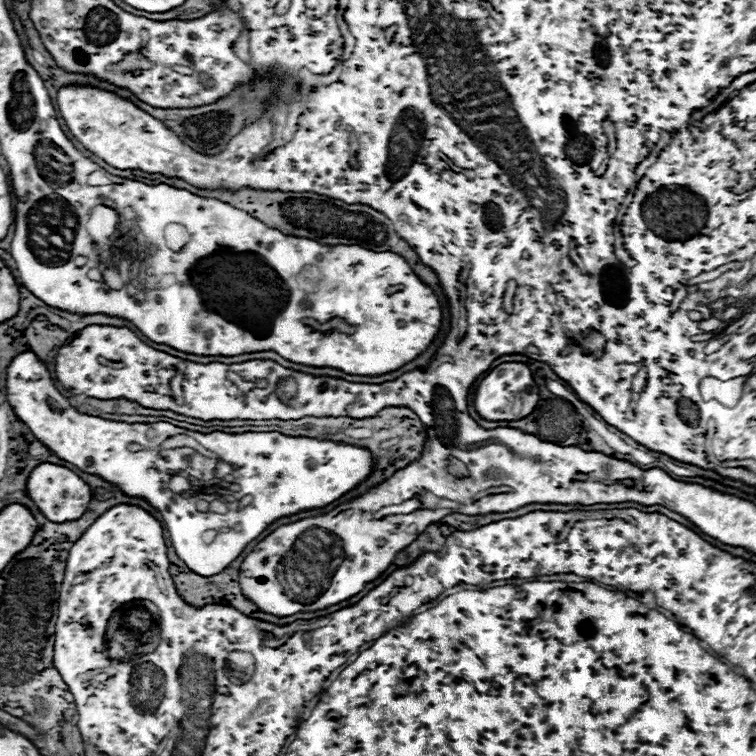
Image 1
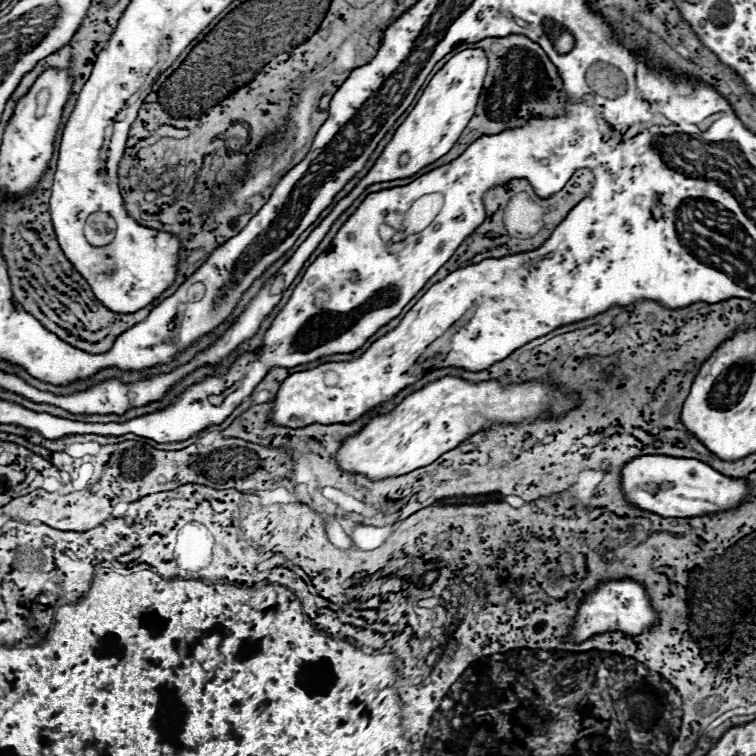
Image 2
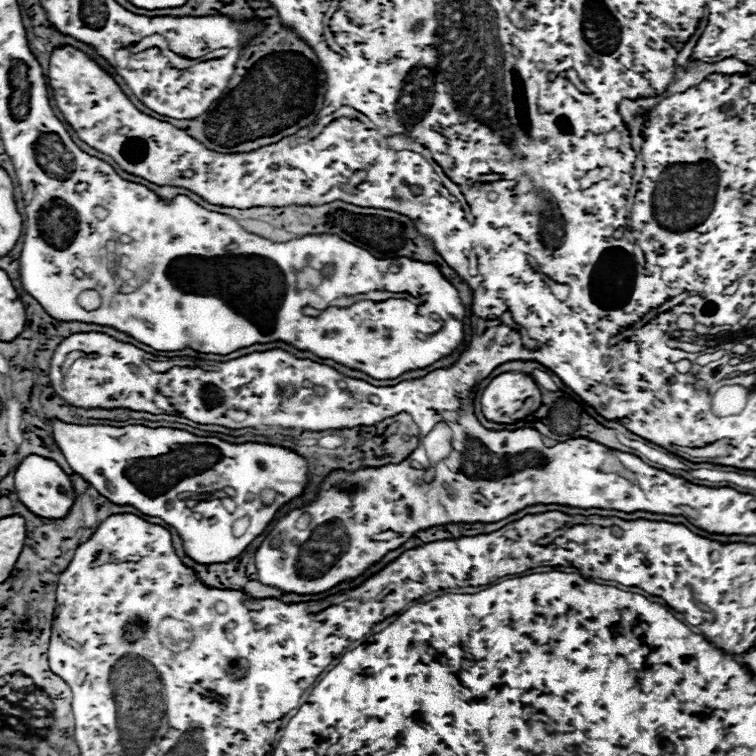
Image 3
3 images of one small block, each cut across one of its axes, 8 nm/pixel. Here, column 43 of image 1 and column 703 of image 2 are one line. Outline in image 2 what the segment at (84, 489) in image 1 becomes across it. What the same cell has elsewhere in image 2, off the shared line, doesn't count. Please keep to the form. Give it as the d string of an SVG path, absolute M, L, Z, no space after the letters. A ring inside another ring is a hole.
M662 454L638 456L622 468L622 492L626 500L646 512L664 518L694 518L720 510L738 508L748 496L748 486L740 478L728 478L708 464L692 458L674 458Z

